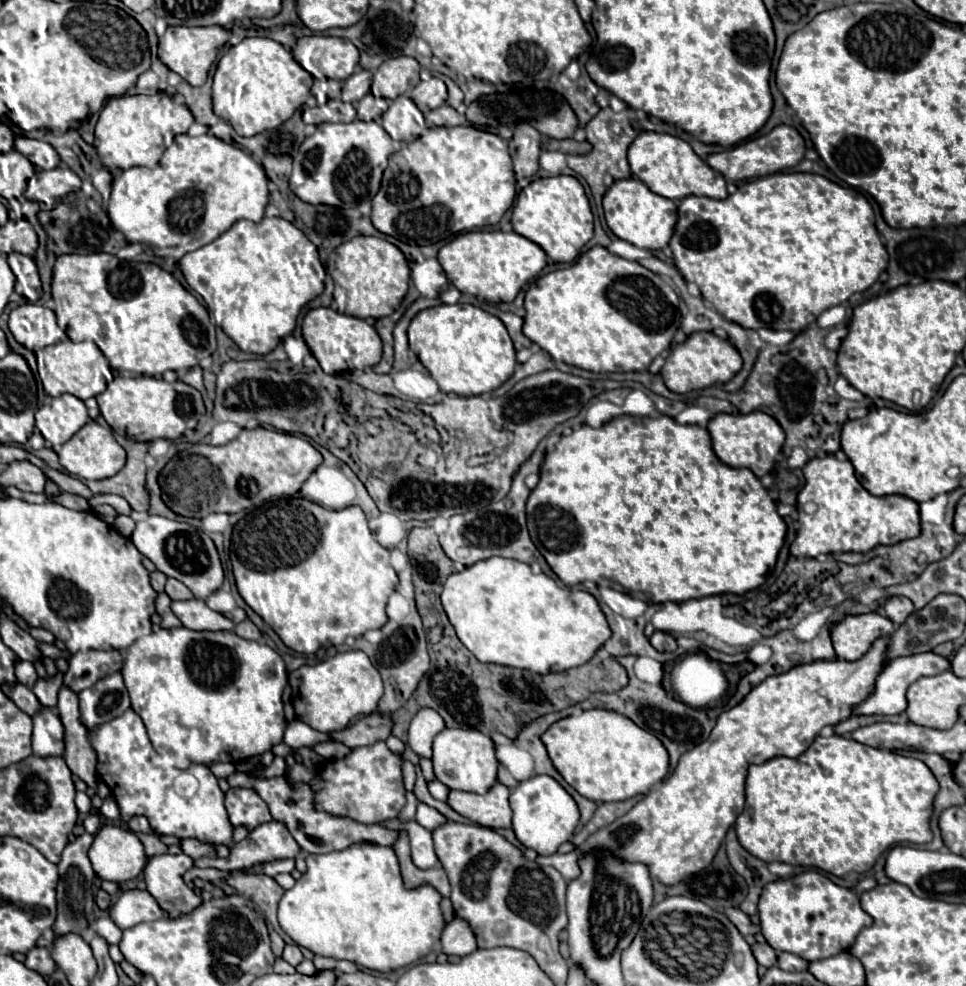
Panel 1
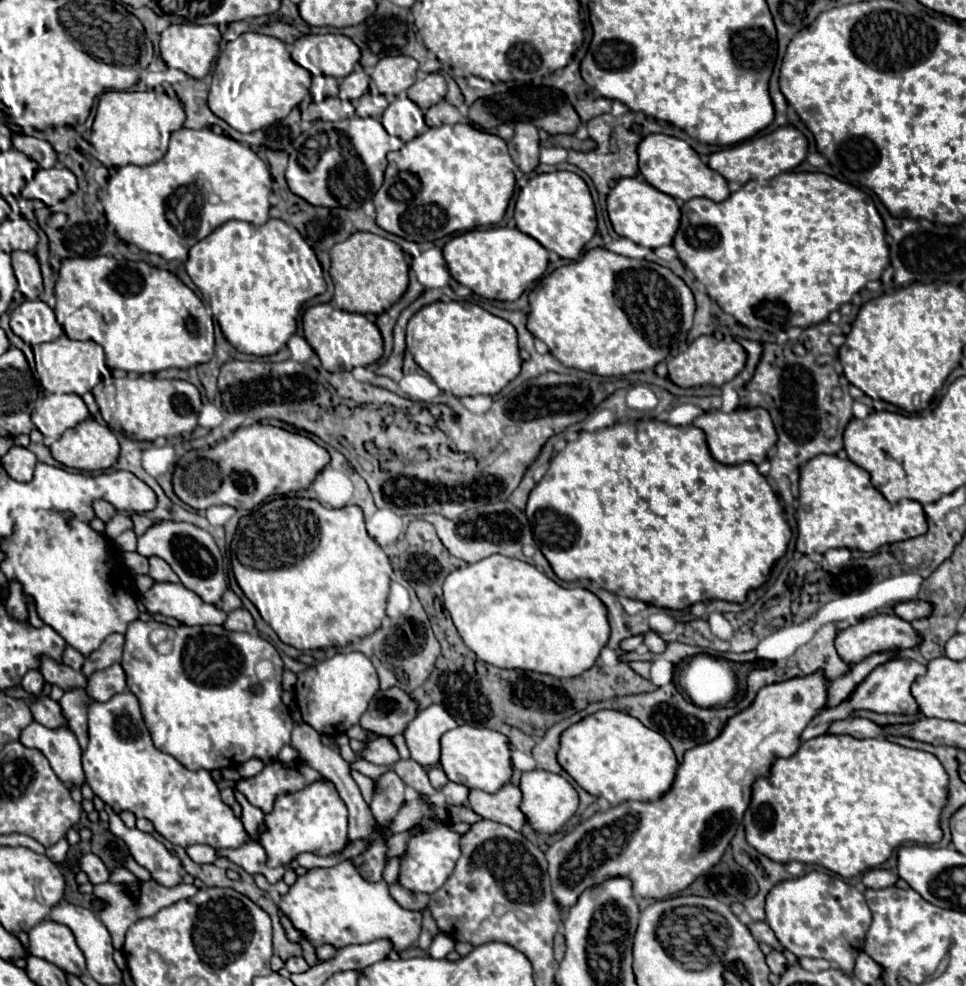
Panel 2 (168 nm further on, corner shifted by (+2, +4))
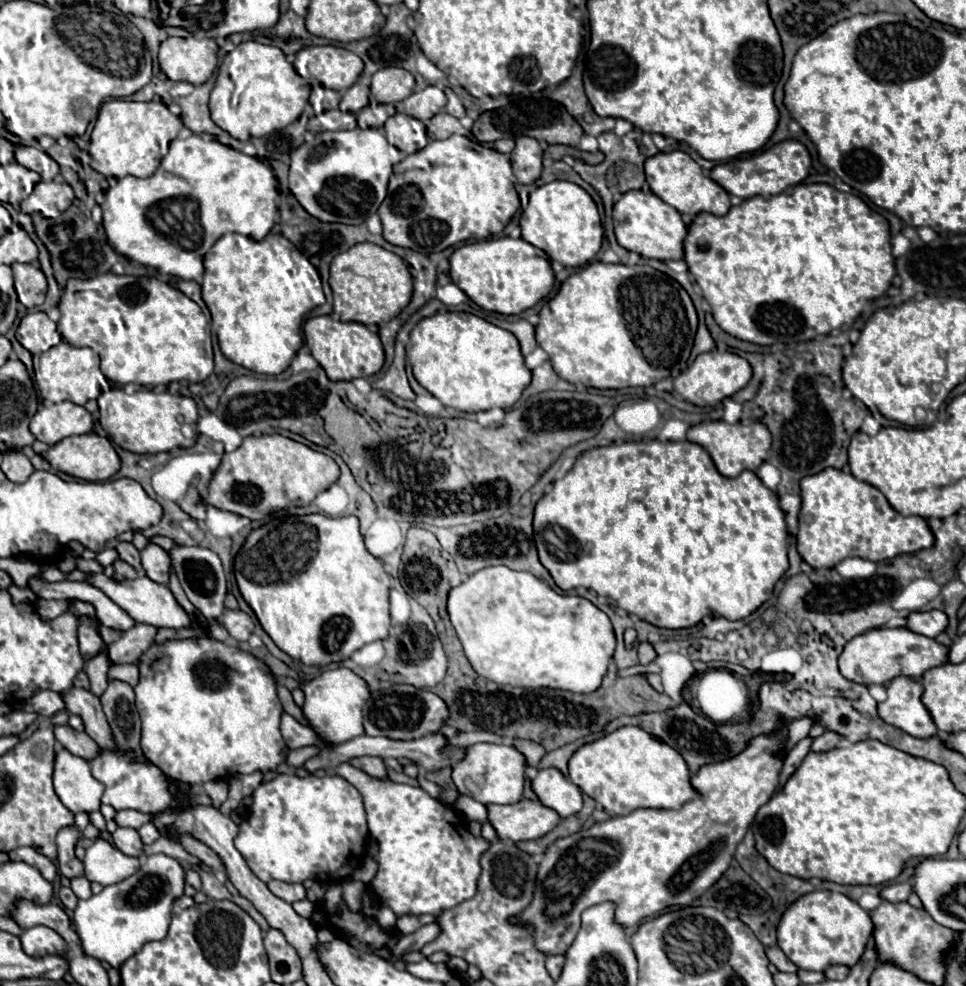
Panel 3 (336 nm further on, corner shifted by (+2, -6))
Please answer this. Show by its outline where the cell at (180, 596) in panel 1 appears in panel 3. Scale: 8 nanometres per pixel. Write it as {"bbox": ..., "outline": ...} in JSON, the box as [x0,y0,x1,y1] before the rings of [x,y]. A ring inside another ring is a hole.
{"bbox":[140,543,170,585],"outline":[[[148,543],[148,547],[140,551],[140,557],[142,557],[142,567],[144,567],[146,575],[156,583],[166,585],[168,583],[168,569],[170,569],[168,553],[160,545]]]}

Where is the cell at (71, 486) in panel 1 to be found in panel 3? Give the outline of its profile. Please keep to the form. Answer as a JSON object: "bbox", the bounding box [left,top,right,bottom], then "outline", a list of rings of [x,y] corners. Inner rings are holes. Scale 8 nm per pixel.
{"bbox":[116,543,144,573],"outline":[[[118,543],[116,549],[118,549],[118,555],[120,555],[122,561],[132,565],[138,573],[144,573],[144,569],[140,565],[140,553],[138,553],[138,549],[132,543]]]}

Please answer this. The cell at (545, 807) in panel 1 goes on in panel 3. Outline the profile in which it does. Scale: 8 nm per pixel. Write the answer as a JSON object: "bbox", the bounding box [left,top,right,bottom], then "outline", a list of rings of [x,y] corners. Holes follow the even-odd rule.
{"bbox":[532,767,582,819],"outline":[[[556,767],[540,769],[538,777],[532,779],[532,789],[542,805],[554,809],[562,819],[582,809],[582,789],[570,783]]]}

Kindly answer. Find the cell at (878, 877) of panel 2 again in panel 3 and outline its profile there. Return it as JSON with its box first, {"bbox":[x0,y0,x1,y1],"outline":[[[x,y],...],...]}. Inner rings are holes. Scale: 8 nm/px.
{"bbox":[880,883,912,903],"outline":[[[892,883],[880,893],[890,903],[904,903],[912,895],[912,883]]]}

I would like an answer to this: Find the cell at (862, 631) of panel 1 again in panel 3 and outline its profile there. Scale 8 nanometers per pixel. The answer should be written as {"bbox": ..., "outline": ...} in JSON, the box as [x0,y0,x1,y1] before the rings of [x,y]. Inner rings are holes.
{"bbox":[838,627,948,685],"outline":[[[906,627],[902,629],[872,629],[862,635],[856,635],[850,639],[838,659],[840,663],[840,673],[854,683],[860,685],[886,685],[894,677],[910,677],[910,679],[920,679],[922,673],[930,667],[944,665],[948,661],[948,647],[938,643],[936,639],[924,637],[920,633],[914,633]]]}

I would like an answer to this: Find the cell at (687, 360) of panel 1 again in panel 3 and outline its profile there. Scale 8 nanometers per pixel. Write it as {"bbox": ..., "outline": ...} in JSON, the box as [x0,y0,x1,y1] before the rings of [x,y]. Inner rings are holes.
{"bbox":[674,351,752,407],"outline":[[[708,351],[704,355],[698,355],[696,361],[674,379],[674,391],[678,393],[678,397],[682,397],[684,401],[698,405],[698,407],[714,407],[718,405],[722,399],[732,397],[736,391],[744,389],[746,383],[752,377],[752,367],[746,359],[730,353],[730,351]]]}

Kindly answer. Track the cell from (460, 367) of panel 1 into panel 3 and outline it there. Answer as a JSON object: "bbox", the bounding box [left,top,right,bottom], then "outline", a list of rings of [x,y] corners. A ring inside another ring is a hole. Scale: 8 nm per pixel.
{"bbox":[406,313,532,413],"outline":[[[436,313],[422,319],[412,331],[406,345],[406,357],[416,381],[444,407],[466,413],[488,411],[494,407],[512,407],[532,381],[524,365],[518,339],[482,317],[472,313]]]}

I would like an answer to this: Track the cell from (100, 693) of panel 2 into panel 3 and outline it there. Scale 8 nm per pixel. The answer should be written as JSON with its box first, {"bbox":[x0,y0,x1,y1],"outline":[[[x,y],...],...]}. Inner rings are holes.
{"bbox":[108,663,140,685],"outline":[[[130,663],[130,665],[112,665],[110,671],[108,671],[108,679],[120,679],[120,681],[126,681],[128,685],[136,685],[138,679],[140,679],[140,671],[138,671],[138,665],[136,663]]]}

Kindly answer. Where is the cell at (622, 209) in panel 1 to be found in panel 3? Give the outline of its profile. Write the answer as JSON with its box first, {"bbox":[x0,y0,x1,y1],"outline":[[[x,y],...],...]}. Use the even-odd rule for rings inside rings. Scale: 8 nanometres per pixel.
{"bbox":[614,191,688,259],"outline":[[[628,191],[620,197],[620,201],[614,205],[614,231],[618,243],[648,259],[682,259],[684,257],[684,239],[688,235],[688,227],[682,221],[682,215],[666,205],[662,199],[658,199],[654,193],[644,191]]]}

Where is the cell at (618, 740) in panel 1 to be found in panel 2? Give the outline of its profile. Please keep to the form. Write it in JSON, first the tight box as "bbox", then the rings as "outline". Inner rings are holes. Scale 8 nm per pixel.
{"bbox":[558,709,678,805],"outline":[[[614,709],[596,711],[570,725],[560,735],[558,761],[584,791],[604,797],[610,805],[630,799],[660,799],[670,789],[678,765],[670,743],[660,733],[644,727],[636,717]]]}

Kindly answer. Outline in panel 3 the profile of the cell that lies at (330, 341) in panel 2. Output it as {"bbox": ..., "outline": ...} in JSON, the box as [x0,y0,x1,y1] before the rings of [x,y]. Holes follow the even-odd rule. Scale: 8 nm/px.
{"bbox":[304,315,384,381],"outline":[[[330,315],[312,317],[304,325],[304,339],[312,357],[324,367],[332,381],[352,381],[356,377],[370,377],[384,365],[384,347],[376,333],[368,331],[362,323],[344,323]]]}

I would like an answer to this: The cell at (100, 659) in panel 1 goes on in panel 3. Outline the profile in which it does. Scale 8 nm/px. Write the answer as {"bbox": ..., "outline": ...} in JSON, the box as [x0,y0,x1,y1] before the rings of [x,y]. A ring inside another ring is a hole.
{"bbox":[110,623,156,665],"outline":[[[136,623],[132,629],[124,631],[122,637],[110,645],[110,661],[120,665],[120,663],[136,663],[140,655],[154,643],[156,637],[156,627],[146,625],[146,623]]]}

